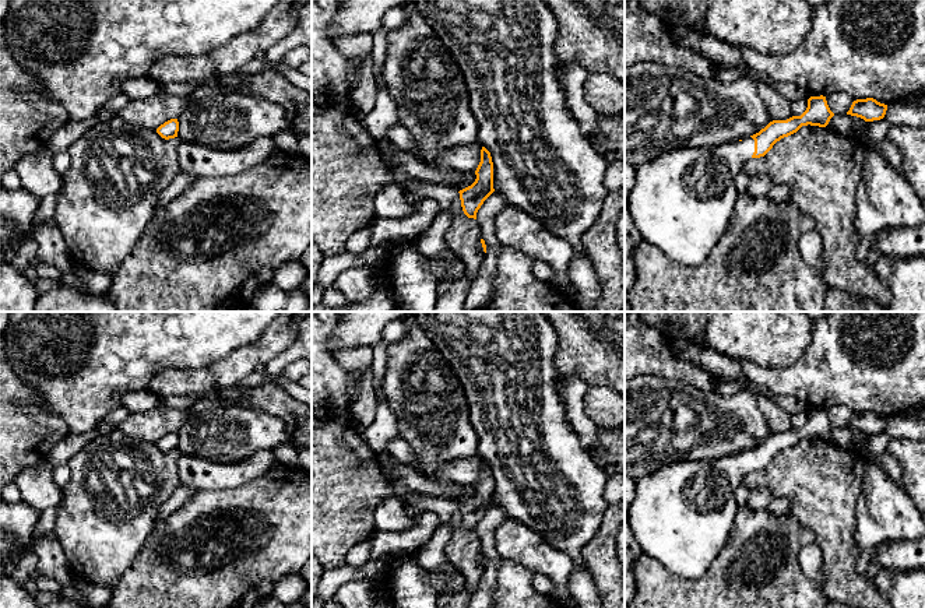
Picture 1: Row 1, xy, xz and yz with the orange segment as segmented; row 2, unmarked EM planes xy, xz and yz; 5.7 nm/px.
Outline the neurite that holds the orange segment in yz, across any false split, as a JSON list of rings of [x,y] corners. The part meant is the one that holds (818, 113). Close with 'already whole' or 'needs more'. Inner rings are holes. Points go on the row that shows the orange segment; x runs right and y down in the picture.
[[[810,96],[801,116],[773,120],[741,141],[717,147],[676,148],[640,165],[636,168],[634,187],[627,203],[636,231],[668,259],[683,266],[703,264],[728,229],[739,198],[735,178],[745,162],[764,157],[777,141],[796,133],[802,126],[826,127],[833,116],[826,96]]] | needs more

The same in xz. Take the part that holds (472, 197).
[[[482,147],[481,162],[475,171],[475,182],[460,190],[460,200],[464,214],[476,219],[476,212],[483,201],[495,191],[493,189],[493,162],[490,152]]] | already whole

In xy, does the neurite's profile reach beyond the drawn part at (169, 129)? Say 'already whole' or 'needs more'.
already whole

